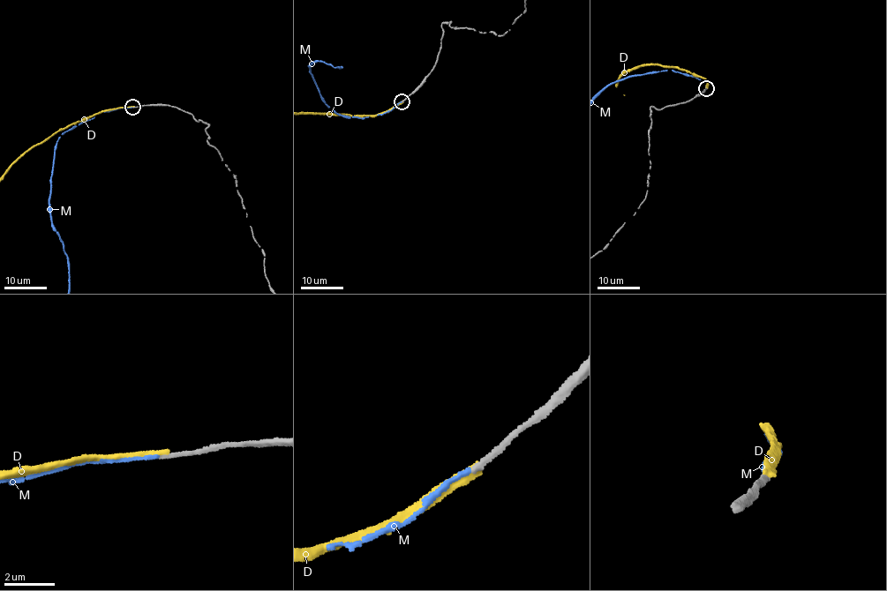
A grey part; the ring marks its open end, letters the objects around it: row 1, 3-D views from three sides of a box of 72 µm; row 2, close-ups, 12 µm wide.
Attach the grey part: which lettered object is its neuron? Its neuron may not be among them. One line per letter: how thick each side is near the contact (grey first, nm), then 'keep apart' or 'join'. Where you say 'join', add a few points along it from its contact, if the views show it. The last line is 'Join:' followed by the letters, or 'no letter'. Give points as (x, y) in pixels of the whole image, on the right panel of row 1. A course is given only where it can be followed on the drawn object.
D: 200/320 nm | keep apart
M: 180/160 nm | join
Join: M

